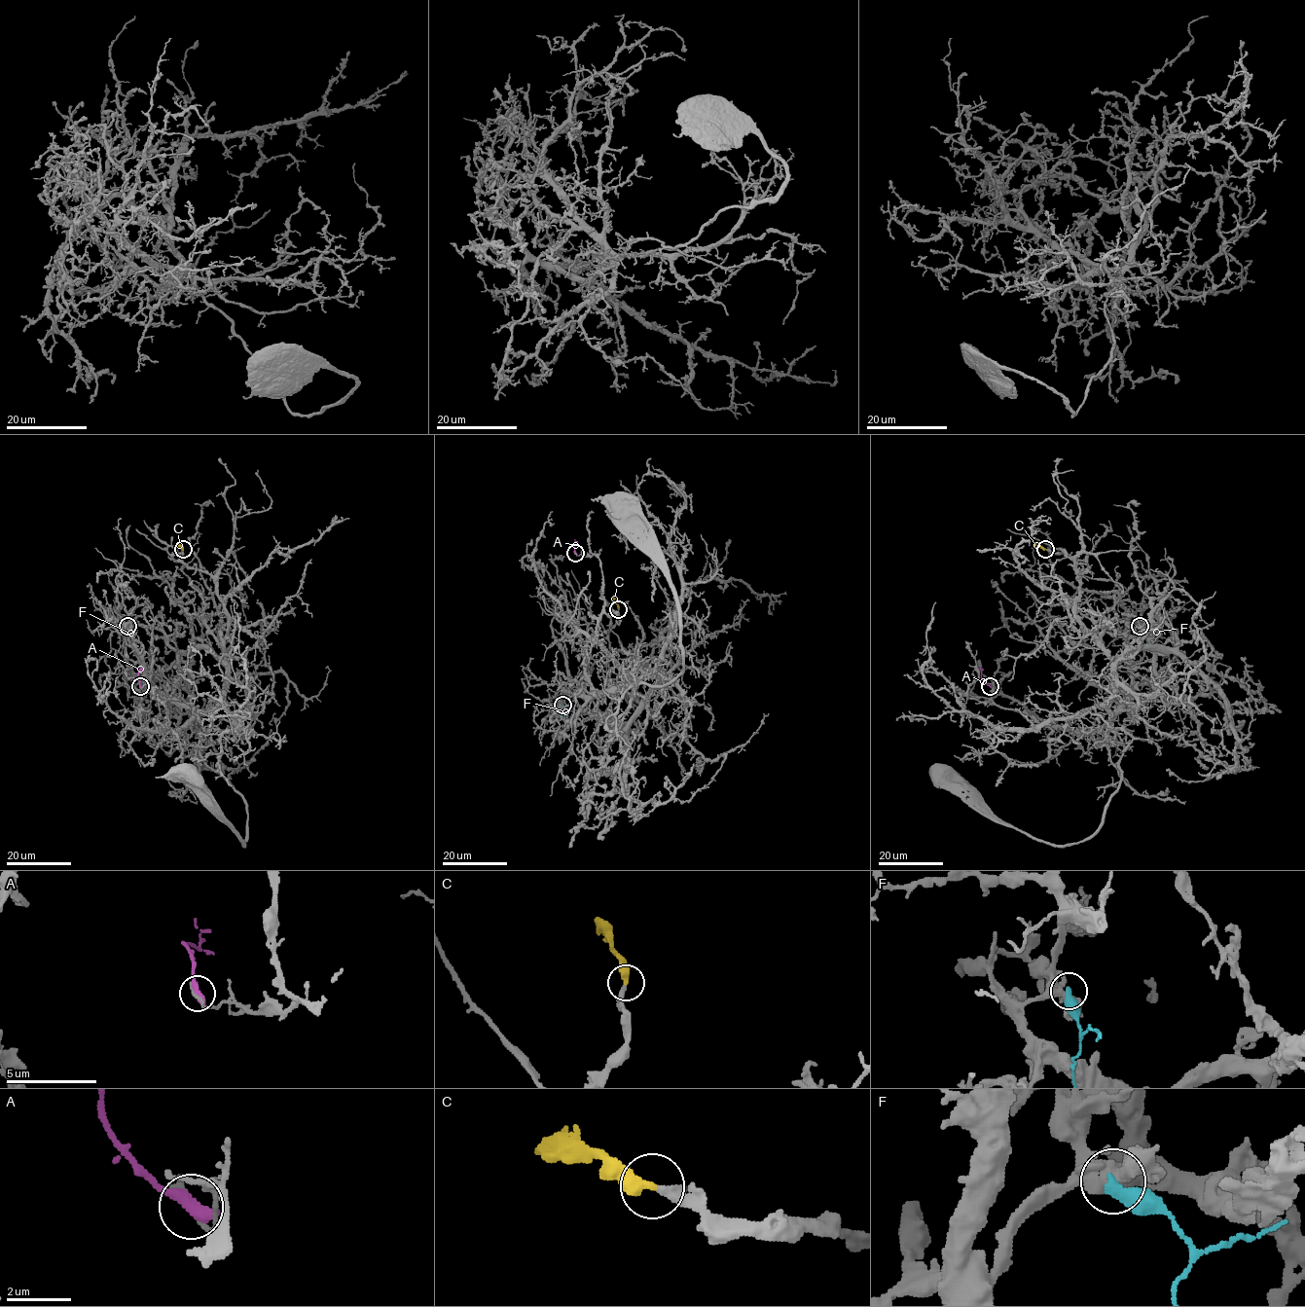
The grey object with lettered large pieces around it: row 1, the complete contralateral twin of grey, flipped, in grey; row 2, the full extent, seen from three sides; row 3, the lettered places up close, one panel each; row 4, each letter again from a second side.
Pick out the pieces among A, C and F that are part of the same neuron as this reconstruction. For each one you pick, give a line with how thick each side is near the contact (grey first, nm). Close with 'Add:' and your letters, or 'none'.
C: calibres 240 and 360 nm
Add: C

